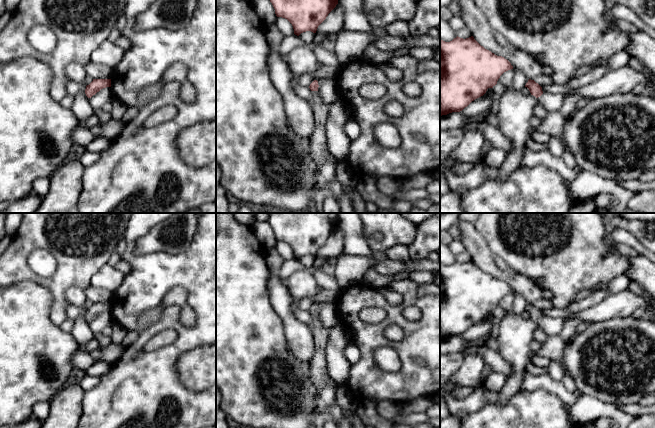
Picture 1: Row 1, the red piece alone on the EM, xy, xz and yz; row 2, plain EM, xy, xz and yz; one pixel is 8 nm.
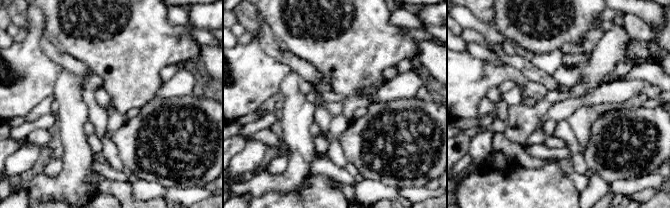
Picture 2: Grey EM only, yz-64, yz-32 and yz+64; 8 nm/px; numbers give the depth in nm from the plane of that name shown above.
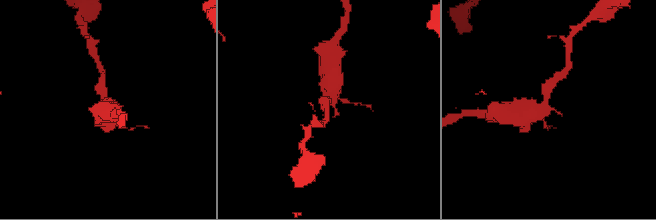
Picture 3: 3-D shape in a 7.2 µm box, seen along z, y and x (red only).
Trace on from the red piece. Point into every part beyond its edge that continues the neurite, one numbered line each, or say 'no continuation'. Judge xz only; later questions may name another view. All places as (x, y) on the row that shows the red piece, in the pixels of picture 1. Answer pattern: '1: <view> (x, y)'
1: xz (318, 143)

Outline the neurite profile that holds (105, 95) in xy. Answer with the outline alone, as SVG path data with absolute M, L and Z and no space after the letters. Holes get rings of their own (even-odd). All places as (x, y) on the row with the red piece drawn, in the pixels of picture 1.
M106 87L101 89L95 95L89 99L89 103L95 112L97 109L102 109L102 107L114 100L114 96L111 87Z

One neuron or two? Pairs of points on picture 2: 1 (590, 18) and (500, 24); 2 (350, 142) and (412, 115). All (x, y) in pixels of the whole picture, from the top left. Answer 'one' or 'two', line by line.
1: one
2: one

